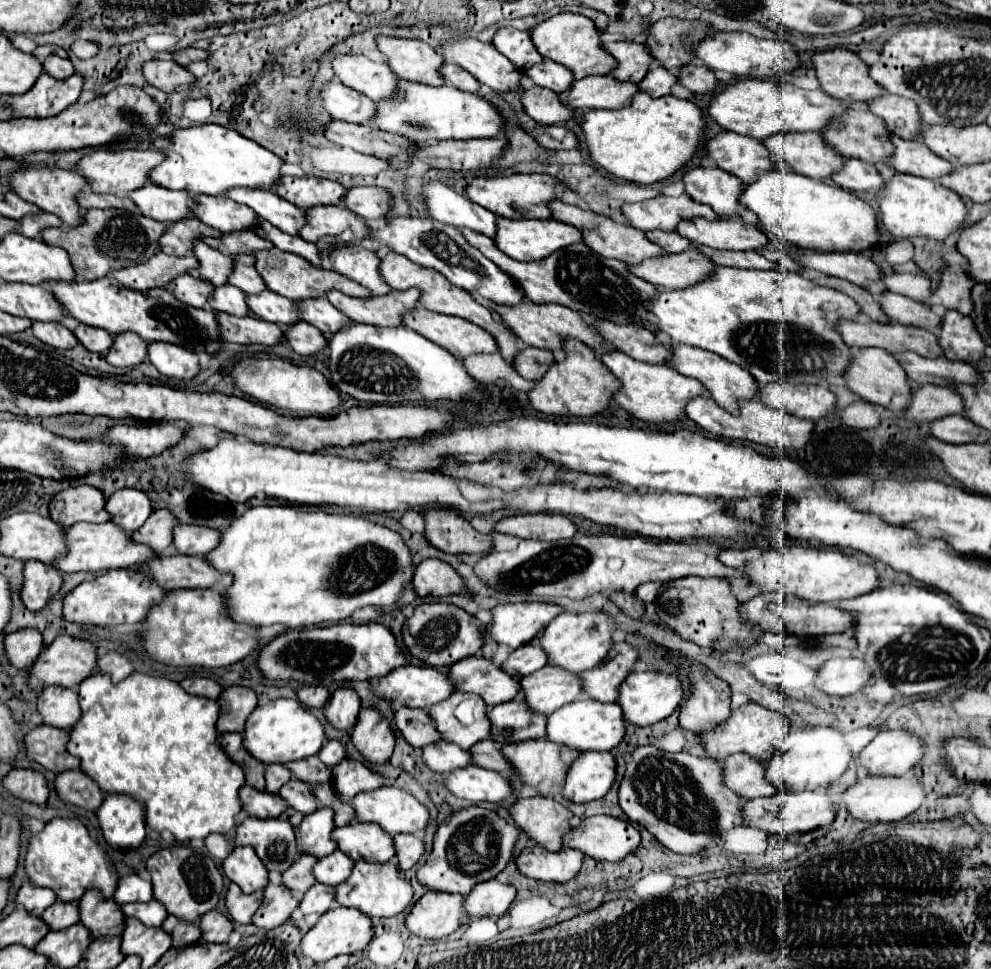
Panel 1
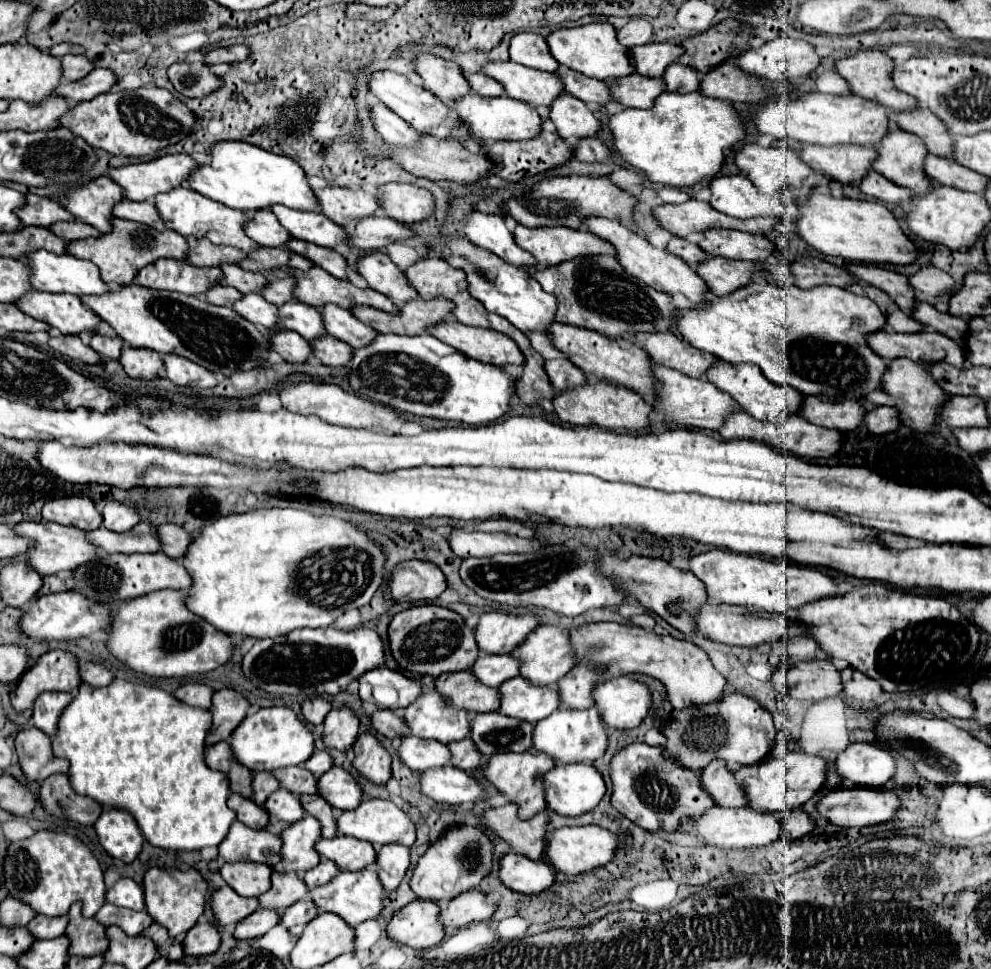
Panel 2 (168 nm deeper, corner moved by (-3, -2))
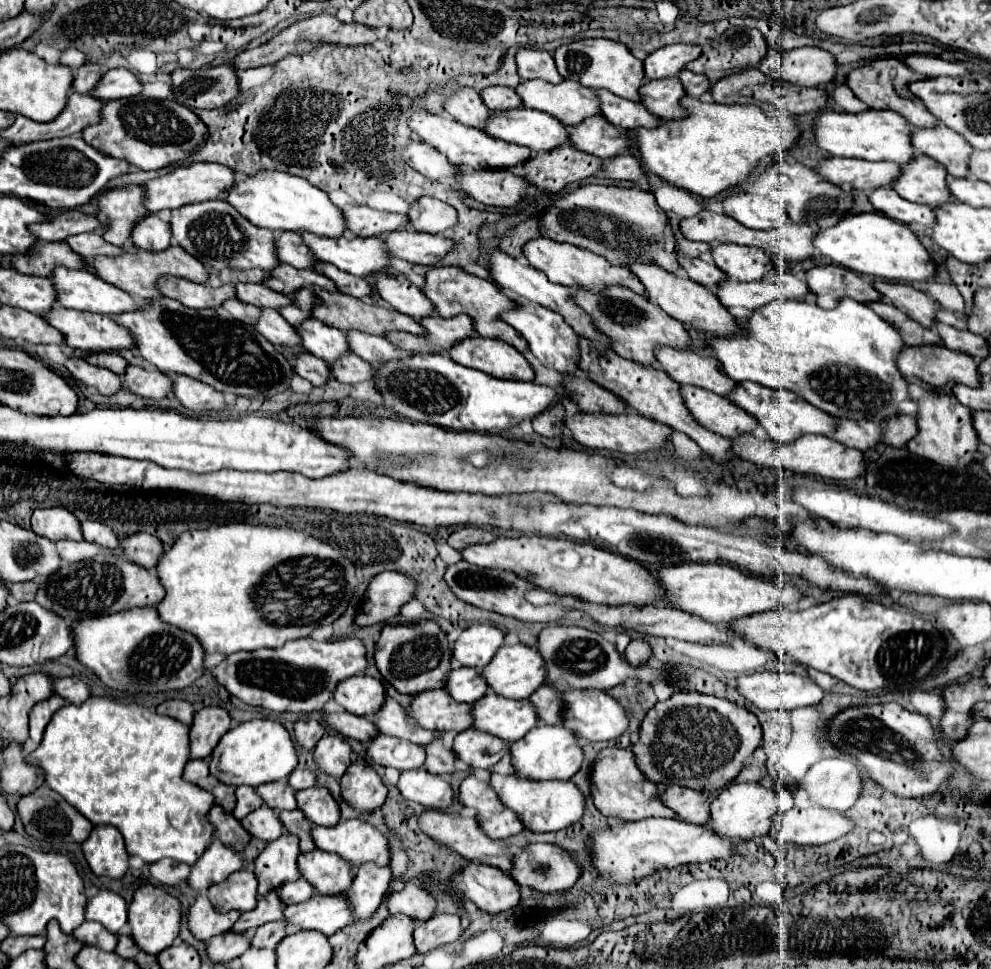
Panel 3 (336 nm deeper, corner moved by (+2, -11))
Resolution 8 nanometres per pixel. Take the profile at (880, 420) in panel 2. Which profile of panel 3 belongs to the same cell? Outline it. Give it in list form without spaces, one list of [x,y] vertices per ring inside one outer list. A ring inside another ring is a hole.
[[[901,413],[887,421],[883,441],[885,441],[885,445],[891,445],[891,447],[905,447],[915,435],[917,435],[915,413],[913,415]]]

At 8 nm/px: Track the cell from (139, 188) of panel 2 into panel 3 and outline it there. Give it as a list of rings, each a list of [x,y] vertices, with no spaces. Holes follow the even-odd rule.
[[[191,163],[177,167],[173,173],[167,173],[165,177],[149,181],[147,187],[147,199],[145,207],[151,213],[157,213],[161,209],[179,209],[189,203],[199,203],[199,201],[211,201],[223,197],[231,187],[235,185],[235,171],[227,165],[221,163]]]

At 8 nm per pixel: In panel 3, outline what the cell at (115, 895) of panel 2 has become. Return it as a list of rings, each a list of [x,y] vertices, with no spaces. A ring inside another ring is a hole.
[[[103,889],[87,901],[85,919],[103,923],[103,927],[107,927],[107,931],[117,933],[127,923],[125,899],[113,891]]]

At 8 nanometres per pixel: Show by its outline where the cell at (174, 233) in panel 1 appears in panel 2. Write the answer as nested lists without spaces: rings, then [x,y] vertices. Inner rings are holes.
[[[198,238],[196,246],[190,246],[186,252],[186,260],[194,266],[220,266],[222,262],[238,262],[246,258],[242,250],[236,250],[234,246],[216,246],[208,242],[208,238]]]

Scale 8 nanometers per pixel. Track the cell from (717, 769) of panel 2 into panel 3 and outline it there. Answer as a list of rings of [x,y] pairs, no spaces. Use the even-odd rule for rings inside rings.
[[[671,785],[663,789],[659,799],[675,811],[675,817],[687,823],[695,825],[707,825],[709,823],[709,801],[695,789],[685,789]]]

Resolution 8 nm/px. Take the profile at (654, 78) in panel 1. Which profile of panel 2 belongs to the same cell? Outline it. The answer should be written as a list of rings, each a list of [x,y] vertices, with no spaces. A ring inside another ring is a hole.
[[[674,62],[674,64],[668,66],[668,70],[664,72],[662,82],[664,82],[664,86],[666,86],[666,92],[686,94],[686,92],[698,90],[700,74],[698,74],[696,70],[692,70],[692,68],[686,68],[686,66],[680,66],[678,62]]]

